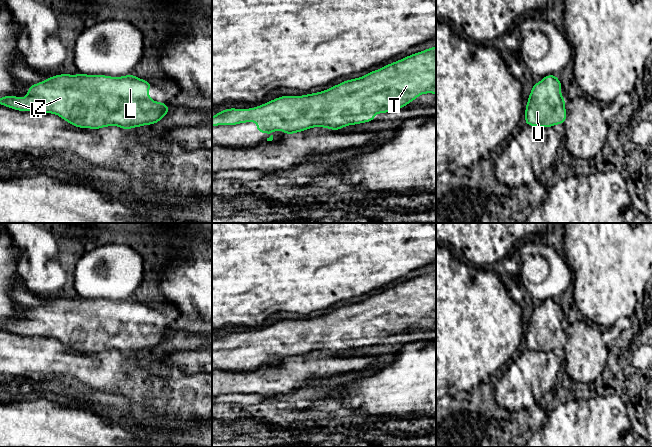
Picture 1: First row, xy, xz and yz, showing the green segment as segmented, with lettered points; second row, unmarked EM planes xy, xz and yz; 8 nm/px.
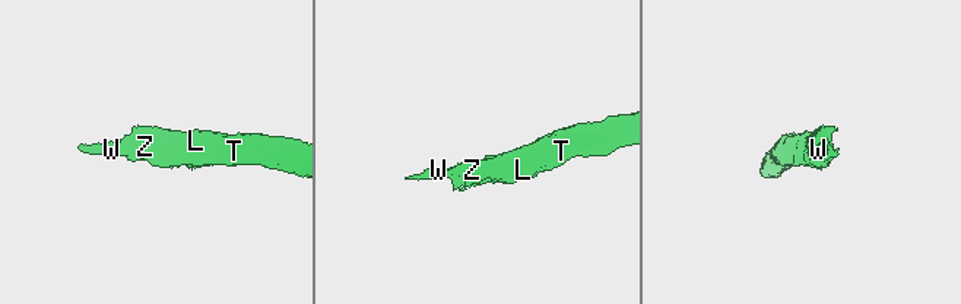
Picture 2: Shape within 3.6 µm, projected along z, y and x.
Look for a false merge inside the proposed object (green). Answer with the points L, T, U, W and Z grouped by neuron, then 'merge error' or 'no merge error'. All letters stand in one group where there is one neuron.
groups L T U W Z; no merge error

